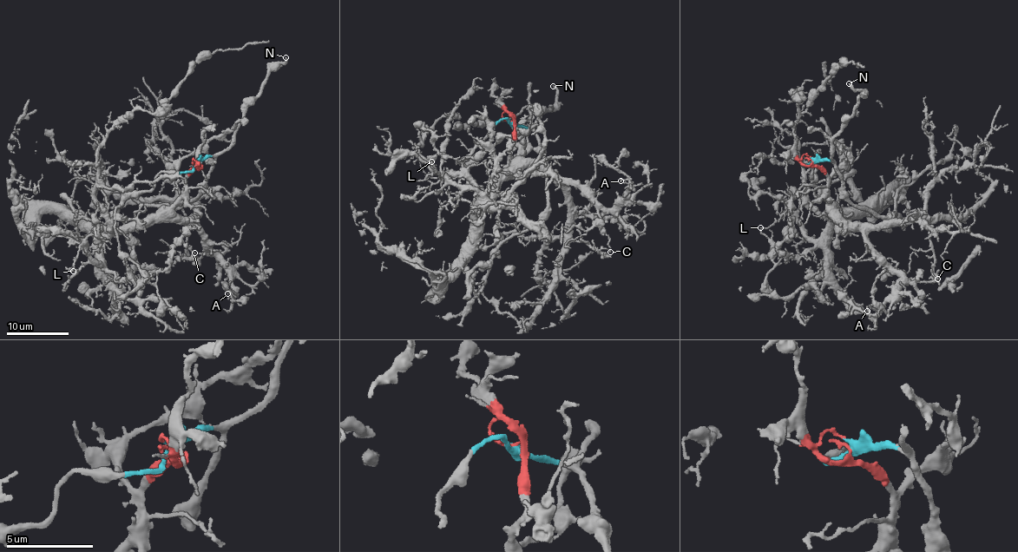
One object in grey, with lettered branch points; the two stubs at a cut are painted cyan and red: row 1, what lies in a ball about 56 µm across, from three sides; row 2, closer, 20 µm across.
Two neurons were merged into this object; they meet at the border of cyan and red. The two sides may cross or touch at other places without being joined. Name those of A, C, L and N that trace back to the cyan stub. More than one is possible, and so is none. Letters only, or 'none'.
N

